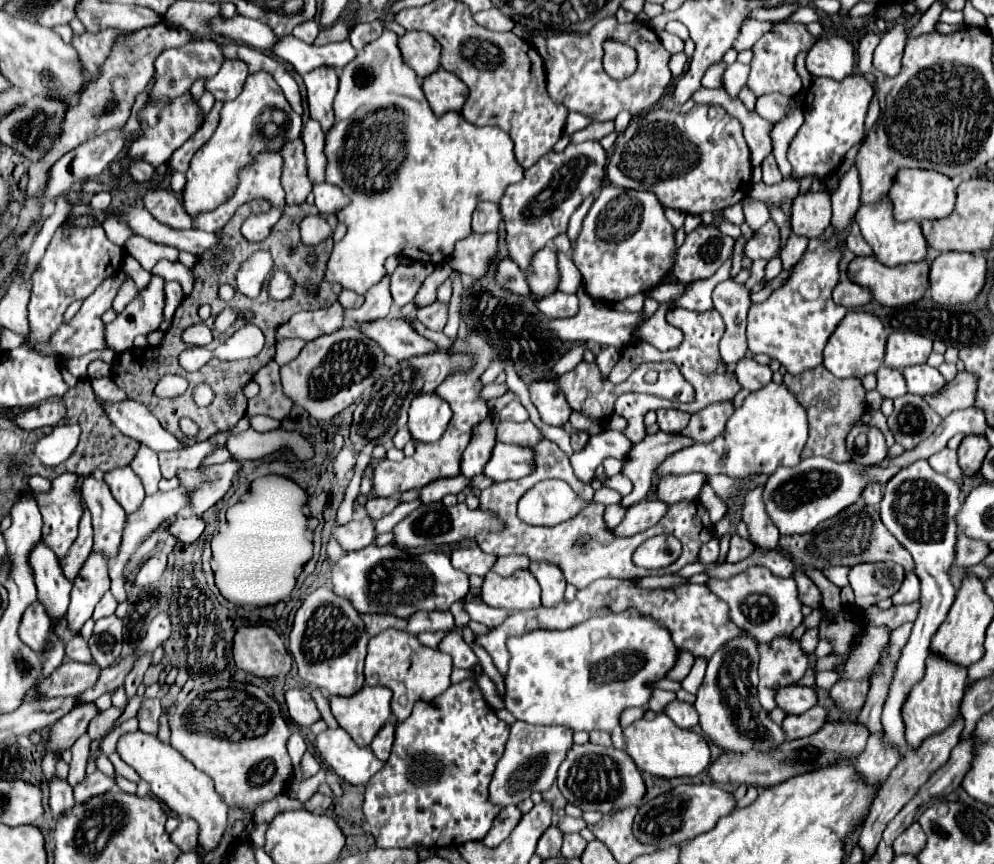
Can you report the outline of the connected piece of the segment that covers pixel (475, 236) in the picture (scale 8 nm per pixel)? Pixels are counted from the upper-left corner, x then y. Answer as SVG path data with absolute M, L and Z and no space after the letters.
M470 233L466 239L456 243L450 257L450 267L472 277L484 277L498 255L498 235L496 233Z

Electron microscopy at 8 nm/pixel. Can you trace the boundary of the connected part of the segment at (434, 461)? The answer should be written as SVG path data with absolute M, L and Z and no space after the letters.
M468 333L466 339L458 339L454 345L452 345L454 351L472 351L476 353L476 369L472 373L456 373L452 377L448 377L438 389L436 389L436 395L438 397L444 397L444 401L448 401L450 407L454 407L454 415L448 423L448 429L446 433L434 441L434 443L416 443L416 453L412 457L404 457L400 463L392 463L388 459L384 459L376 471L374 471L374 491L376 495L380 497L400 497L404 491L408 489L422 489L426 487L428 483L436 481L436 479L442 479L442 477L456 477L458 475L458 463L460 463L460 455L462 451L468 447L468 441L472 437L472 431L474 427L488 419L490 415L490 409L486 405L486 399L480 397L480 391L482 391L482 381L480 381L480 375L488 369L488 365L496 359L496 351L488 345L488 341L484 337L480 337L478 333Z

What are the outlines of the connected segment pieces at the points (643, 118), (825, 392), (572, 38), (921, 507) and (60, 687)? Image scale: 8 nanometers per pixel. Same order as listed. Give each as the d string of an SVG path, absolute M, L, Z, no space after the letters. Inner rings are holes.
M696 105L688 113L666 111L660 107L650 109L646 111L646 115L642 113L640 117L634 117L626 127L624 135L620 135L616 141L618 145L614 145L614 153L606 169L610 183L624 189L652 191L662 207L672 207L688 215L702 215L704 211L714 213L740 203L746 197L742 195L744 187L748 187L750 191L752 165L750 149L742 135L742 125L720 105Z
M824 365L816 369L806 369L798 375L784 375L784 385L788 391L798 397L800 405L804 405L808 413L808 443L802 451L802 459L806 457L828 457L834 461L850 461L846 451L846 435L852 431L854 425L860 423L866 411L866 397L860 379L838 379L834 377Z
M608 17L598 21L592 31L588 33L560 33L548 39L548 61L546 61L546 83L552 101L564 105L570 111L584 113L590 123L616 119L620 111L630 111L632 115L650 109L660 101L664 95L672 75L668 71L670 53L662 47L658 35L652 31L650 25L632 21L632 23L618 23L616 17ZM604 41L620 41L636 49L638 67L636 73L616 81L602 67L602 45Z
M916 461L910 467L896 473L886 485L880 501L880 519L886 525L886 529L910 551L914 557L914 573L920 579L920 613L914 621L914 629L910 635L910 641L902 649L900 661L896 665L896 677L890 685L888 699L884 703L882 711L882 729L884 729L884 741L888 745L894 745L900 749L900 755L906 753L908 743L904 739L904 723L900 715L900 707L908 695L908 689L920 681L924 675L924 661L928 657L930 639L940 627L940 623L946 619L948 609L954 601L956 587L952 585L950 569L956 563L956 513L960 511L960 487L956 481L936 473L928 461Z
M78 661L62 663L48 679L40 683L40 693L44 697L58 697L58 695L80 695L86 689L94 687L100 677L98 665L84 665Z

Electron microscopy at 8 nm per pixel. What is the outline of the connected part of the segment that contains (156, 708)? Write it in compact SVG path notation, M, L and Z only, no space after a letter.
M146 699L138 711L138 721L140 721L140 731L142 733L152 733L158 735L158 725L160 725L160 715L162 715L162 705L160 699Z

